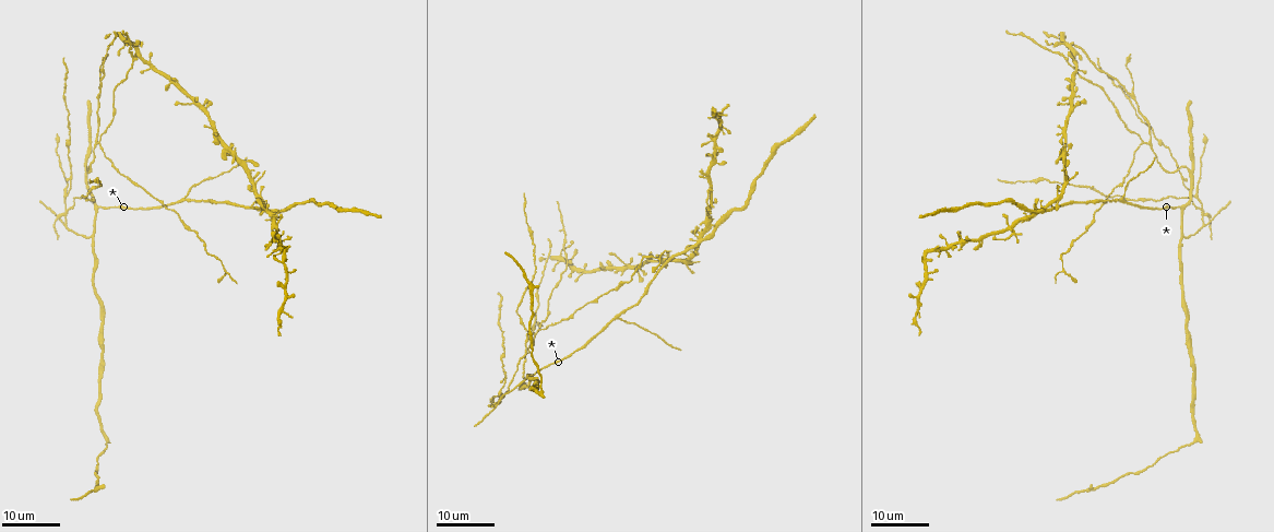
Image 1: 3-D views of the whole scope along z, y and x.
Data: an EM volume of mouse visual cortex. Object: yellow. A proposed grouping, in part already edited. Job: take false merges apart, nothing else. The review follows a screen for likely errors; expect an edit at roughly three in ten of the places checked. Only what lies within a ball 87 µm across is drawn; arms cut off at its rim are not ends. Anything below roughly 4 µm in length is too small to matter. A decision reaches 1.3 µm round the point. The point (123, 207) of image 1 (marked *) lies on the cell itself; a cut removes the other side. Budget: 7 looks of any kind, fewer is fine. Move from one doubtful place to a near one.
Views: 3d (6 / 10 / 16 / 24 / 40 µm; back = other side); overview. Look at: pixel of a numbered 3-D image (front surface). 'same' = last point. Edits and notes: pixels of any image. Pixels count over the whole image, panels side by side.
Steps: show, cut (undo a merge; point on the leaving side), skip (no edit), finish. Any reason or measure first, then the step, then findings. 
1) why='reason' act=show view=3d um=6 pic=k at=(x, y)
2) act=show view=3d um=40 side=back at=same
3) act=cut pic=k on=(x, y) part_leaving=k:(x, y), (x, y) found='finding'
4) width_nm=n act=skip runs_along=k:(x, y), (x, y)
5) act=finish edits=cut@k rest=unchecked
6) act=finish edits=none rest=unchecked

why='four-way junction' act=show view=3d um=24 pic=1 at=(690, 246)

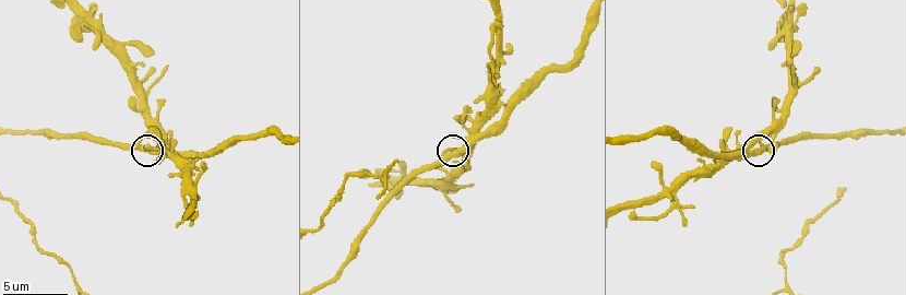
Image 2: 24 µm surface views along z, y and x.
act=show view=3d um=6 pic=2 at=(455, 155)

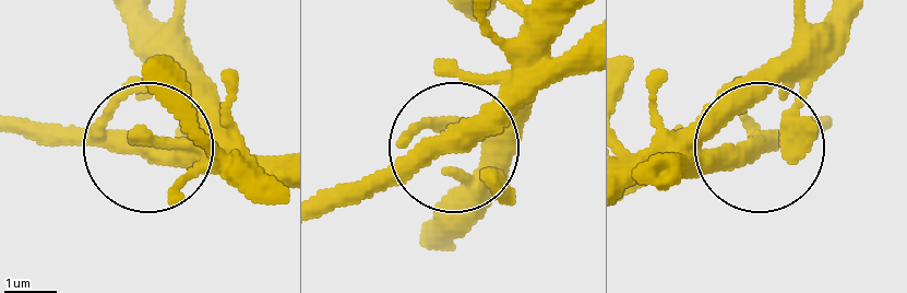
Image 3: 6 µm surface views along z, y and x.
act=skip runs_along=3:(329, 211), (445, 154), (546, 55) found='all the same cell'

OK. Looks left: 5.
why='three-way junction' act=show view=3d um=24 pic=1 at=(1120, 198)

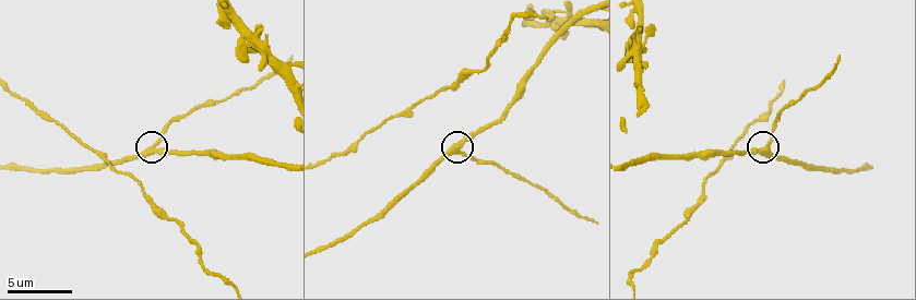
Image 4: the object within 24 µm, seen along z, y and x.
act=show view=3d um=10 pic=4 at=(764, 149)

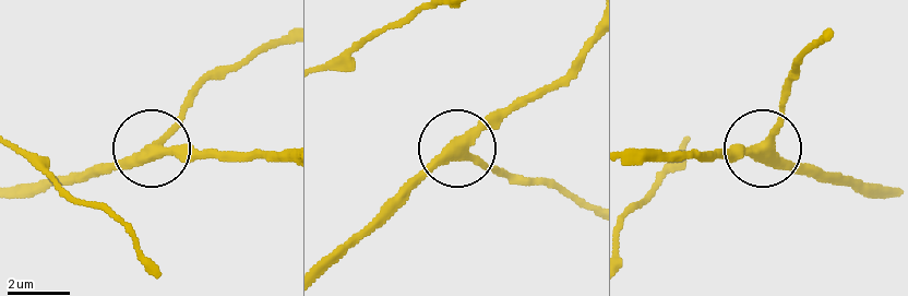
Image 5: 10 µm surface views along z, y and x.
width_nm=330 act=skip runs_along=5:(327, 271), (453, 149), (513, 182) found='continuous, no second cell'

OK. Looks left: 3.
act=show view=3d um=24 pic=1 at=(1146, 144)

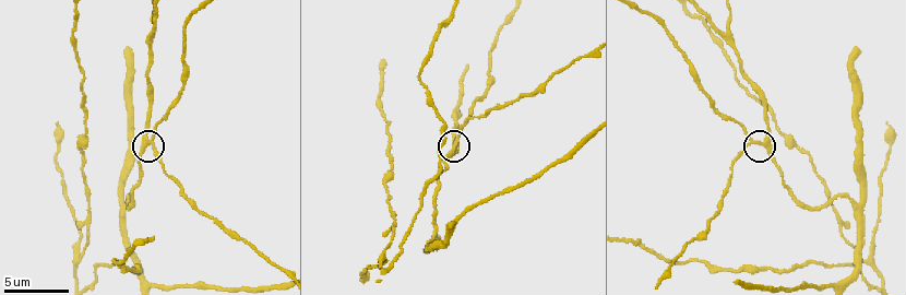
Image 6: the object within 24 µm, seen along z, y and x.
act=show view=3d um=10 pic=6 at=(147, 143)

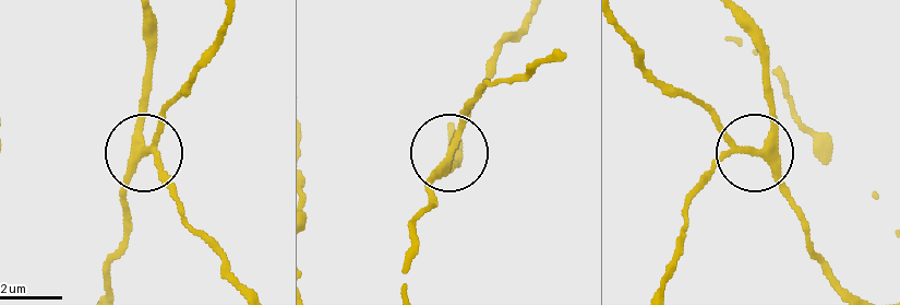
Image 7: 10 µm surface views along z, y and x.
why='from behind' act=show view=3d um=10 side=back pic=7 at=(755, 151)

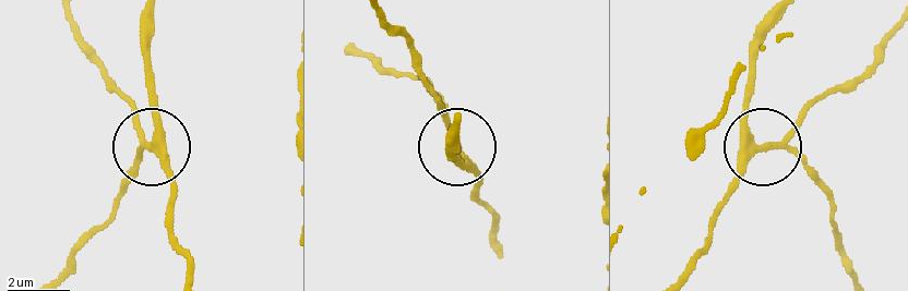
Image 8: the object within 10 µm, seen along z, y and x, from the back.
act=cut pic=8 on=(133, 179) part_leaving=8:(140, 148), (114, 216), (61, 278) found='a second cell is stuck on'

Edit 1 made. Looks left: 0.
act=finish edits=cut@8 rest=unchecked

